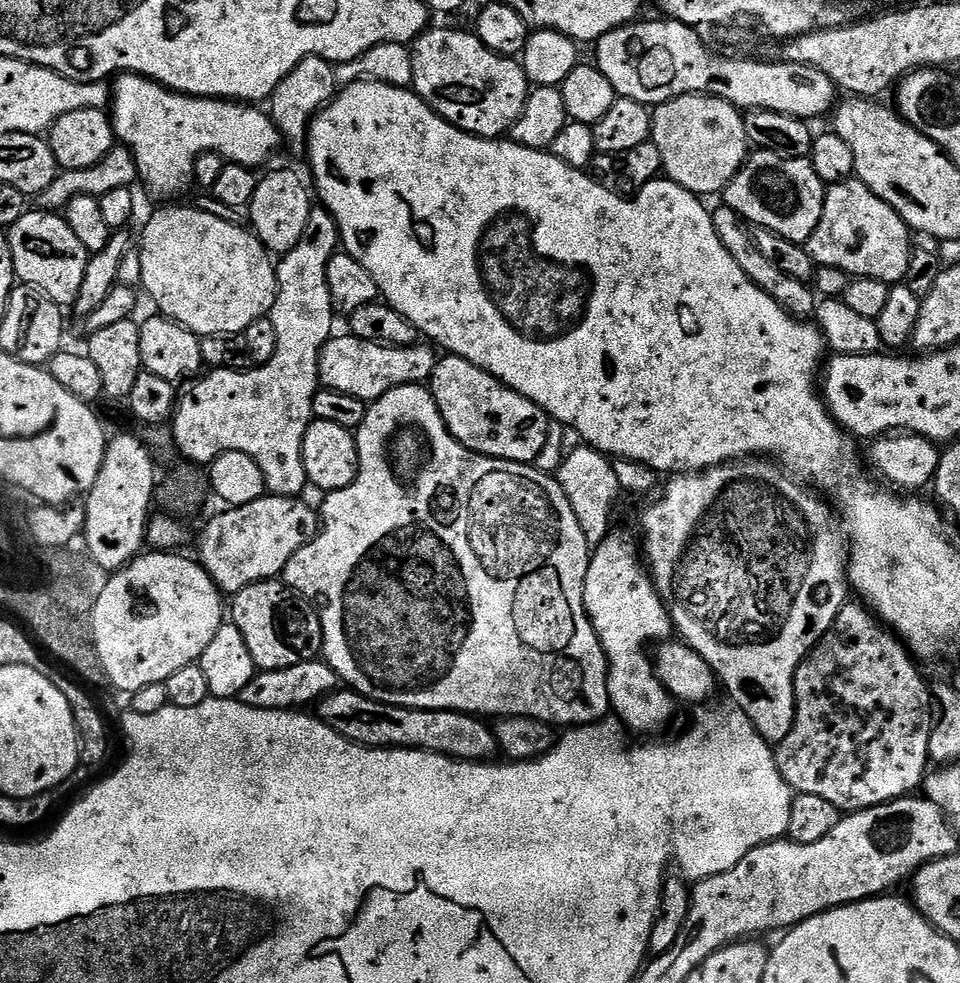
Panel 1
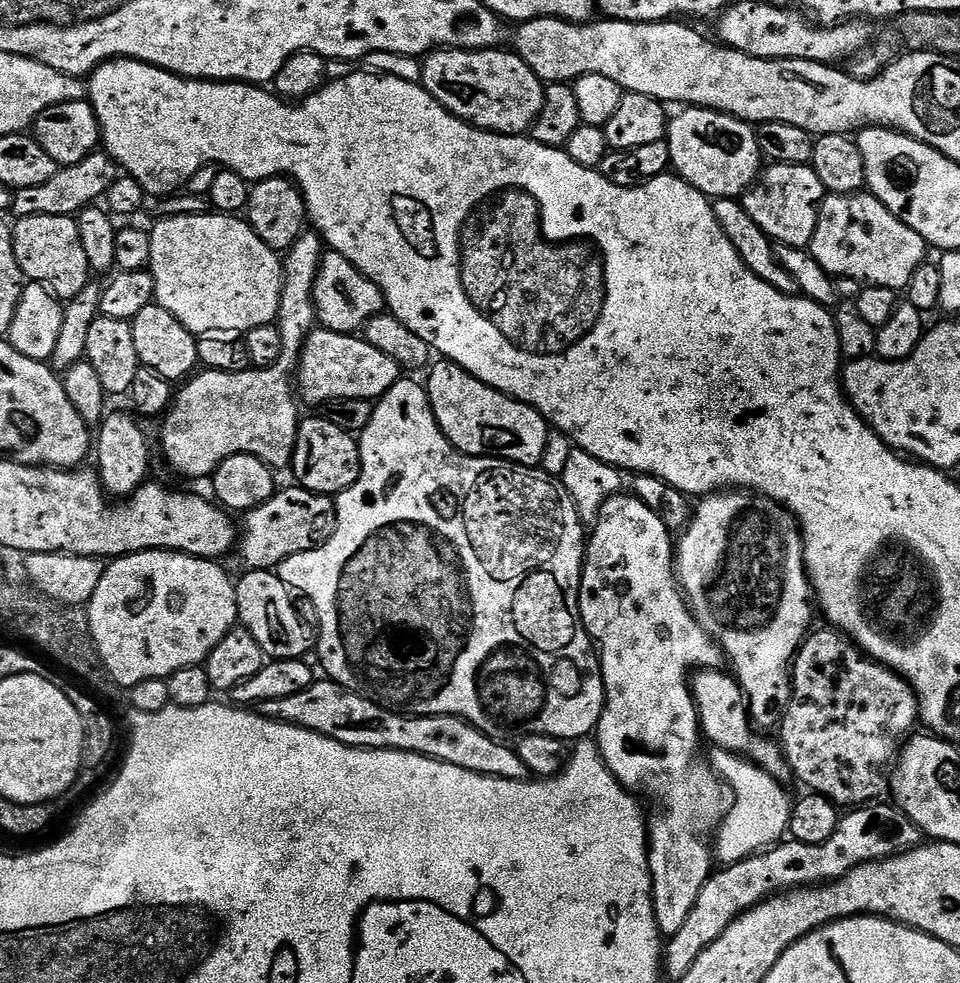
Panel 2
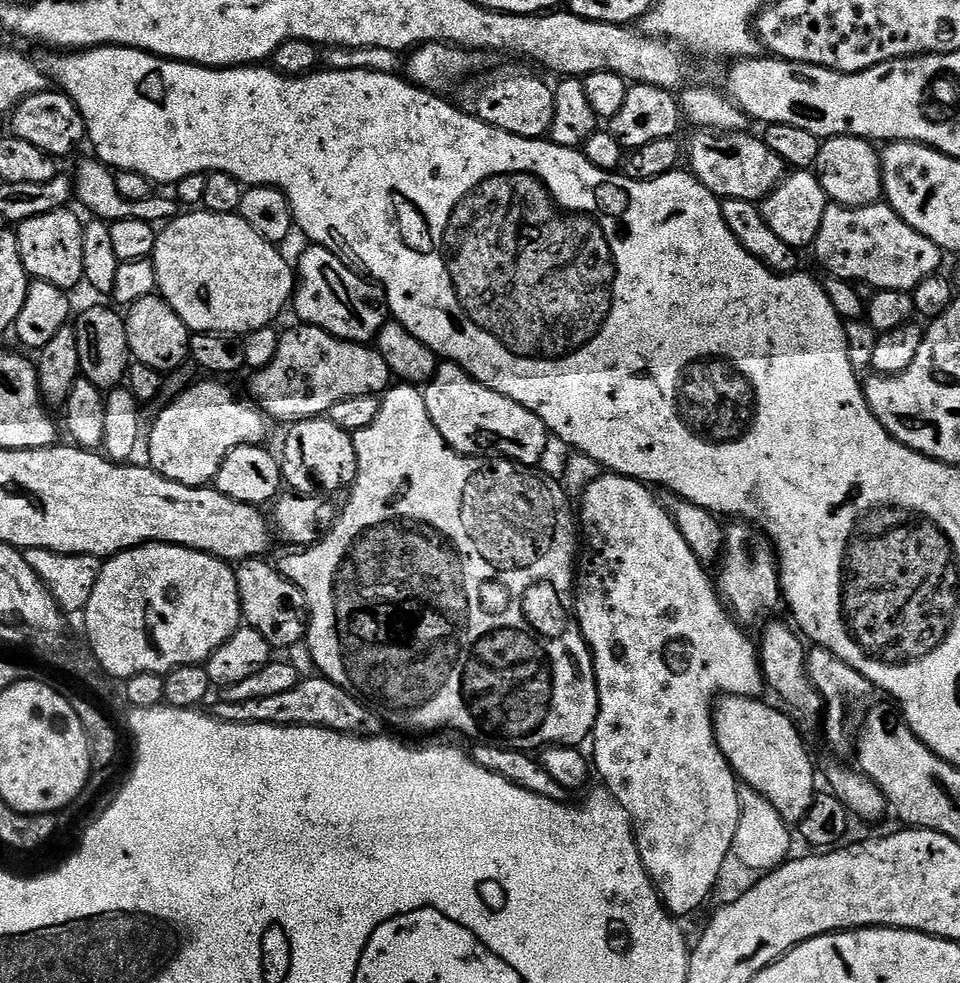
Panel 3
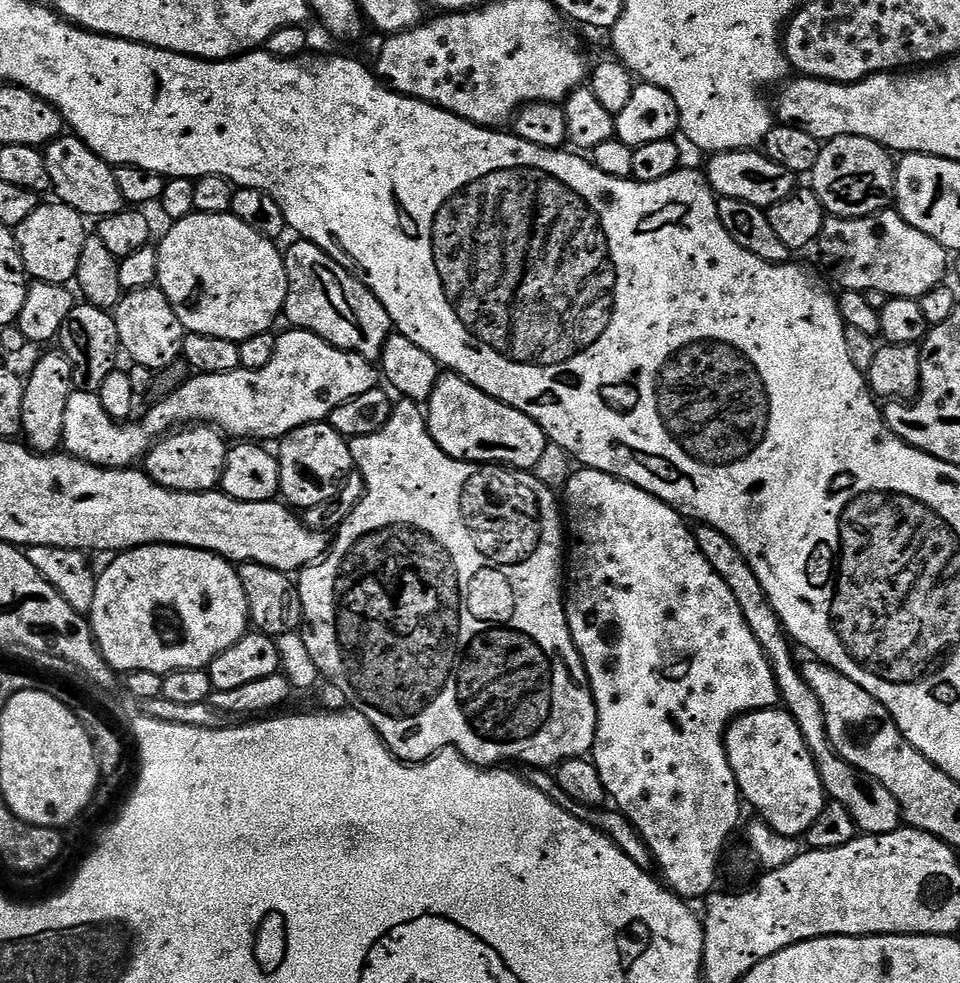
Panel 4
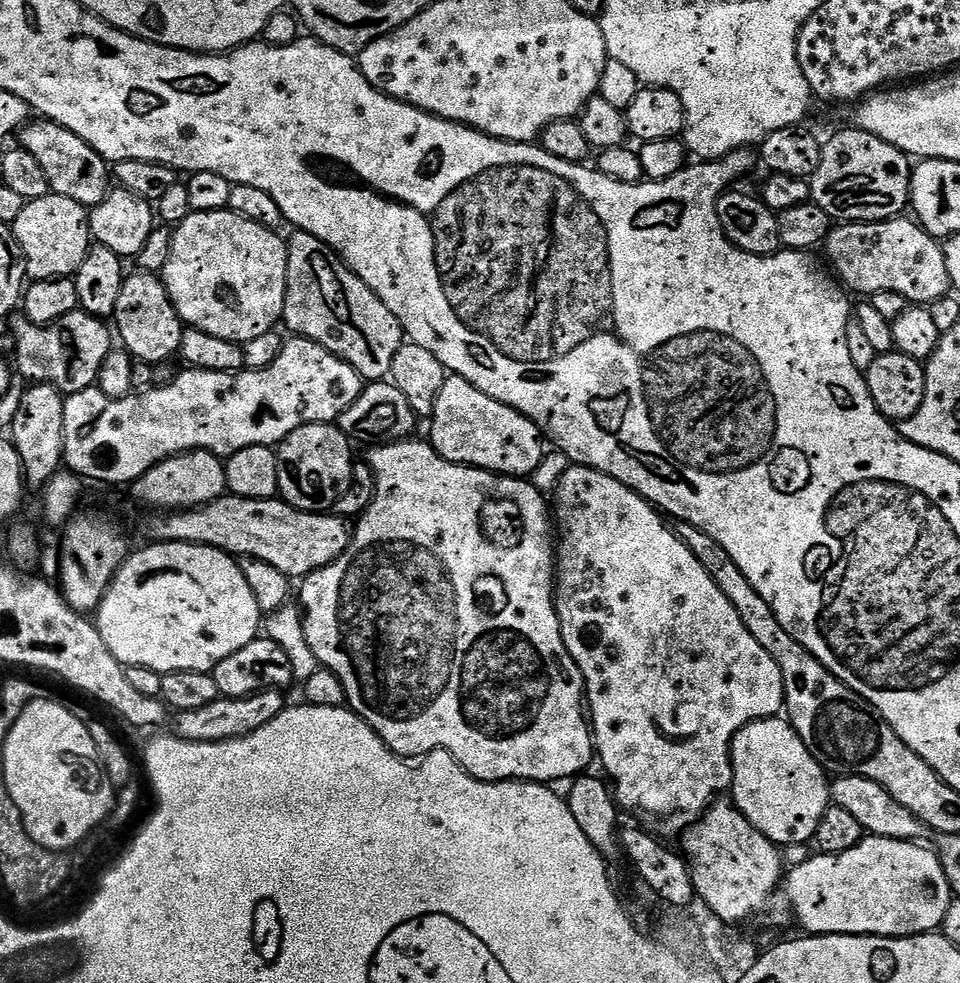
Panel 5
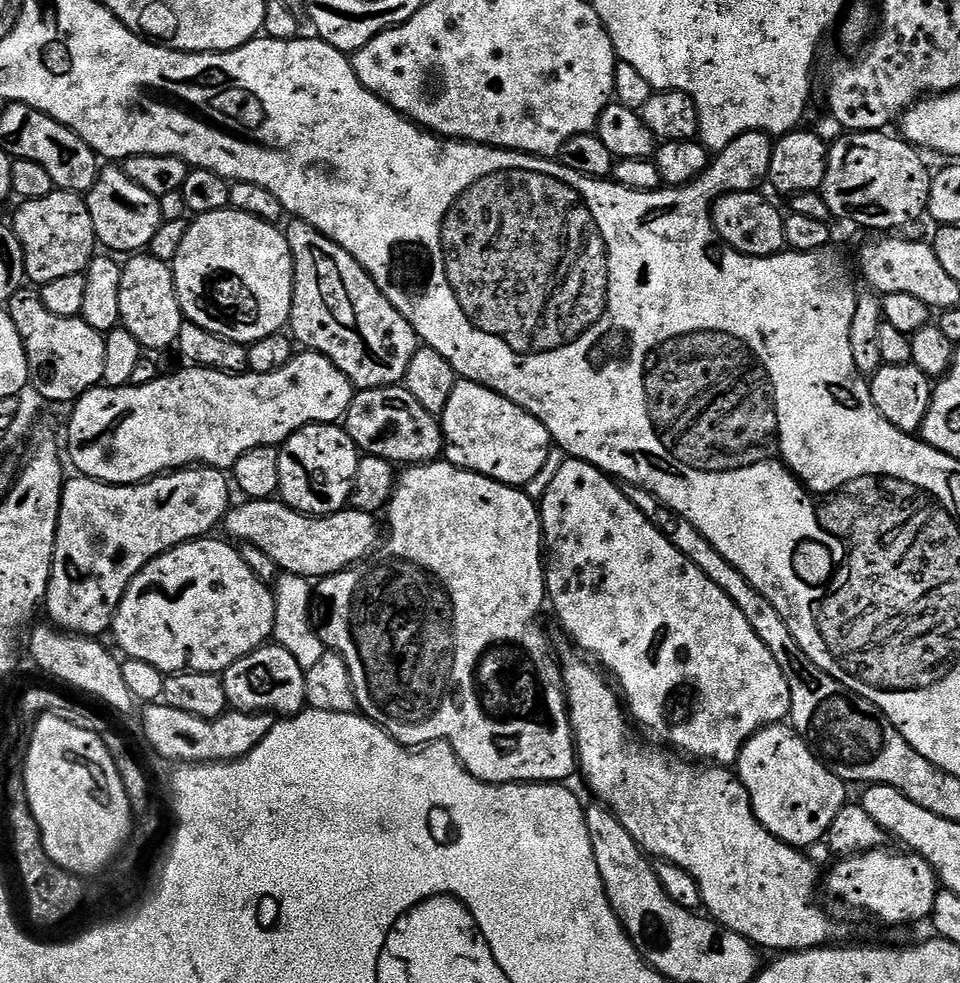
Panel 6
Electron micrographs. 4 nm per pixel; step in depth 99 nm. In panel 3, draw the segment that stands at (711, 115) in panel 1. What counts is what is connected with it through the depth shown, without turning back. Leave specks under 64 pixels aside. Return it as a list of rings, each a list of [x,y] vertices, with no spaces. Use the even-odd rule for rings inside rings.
[[[700,130],[695,133],[697,136],[686,144],[686,160],[689,160],[690,171],[696,179],[701,180],[716,197],[725,200],[742,198],[753,202],[763,201],[765,196],[771,194],[776,189],[777,184],[786,175],[786,165],[774,150],[770,150],[764,145],[763,139],[759,135],[748,136],[744,132],[722,132],[717,134],[712,130]]]

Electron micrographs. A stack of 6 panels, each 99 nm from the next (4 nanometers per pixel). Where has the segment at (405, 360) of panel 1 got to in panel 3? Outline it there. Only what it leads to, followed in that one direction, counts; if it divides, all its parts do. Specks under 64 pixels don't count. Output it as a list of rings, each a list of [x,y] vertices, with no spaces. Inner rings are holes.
[[[300,324],[295,327],[289,332],[286,330],[280,332],[278,354],[274,354],[274,362],[251,373],[252,381],[248,384],[247,395],[265,416],[273,421],[288,420],[287,422],[320,418],[330,410],[330,406],[346,398],[380,396],[388,391],[394,377],[386,366],[382,354],[377,352],[375,347],[340,340],[337,336],[332,336],[326,330],[316,328],[312,324]]]

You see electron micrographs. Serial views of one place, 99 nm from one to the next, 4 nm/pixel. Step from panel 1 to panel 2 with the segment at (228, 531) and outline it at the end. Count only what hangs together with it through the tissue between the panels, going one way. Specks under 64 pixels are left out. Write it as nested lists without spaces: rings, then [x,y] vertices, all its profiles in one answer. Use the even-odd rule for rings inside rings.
[[[299,486],[281,487],[275,496],[257,508],[251,508],[243,517],[238,532],[238,553],[240,560],[248,570],[276,570],[282,561],[294,554],[314,550],[322,546],[334,534],[336,529],[336,502],[331,496],[319,496],[317,492],[308,492]]]

